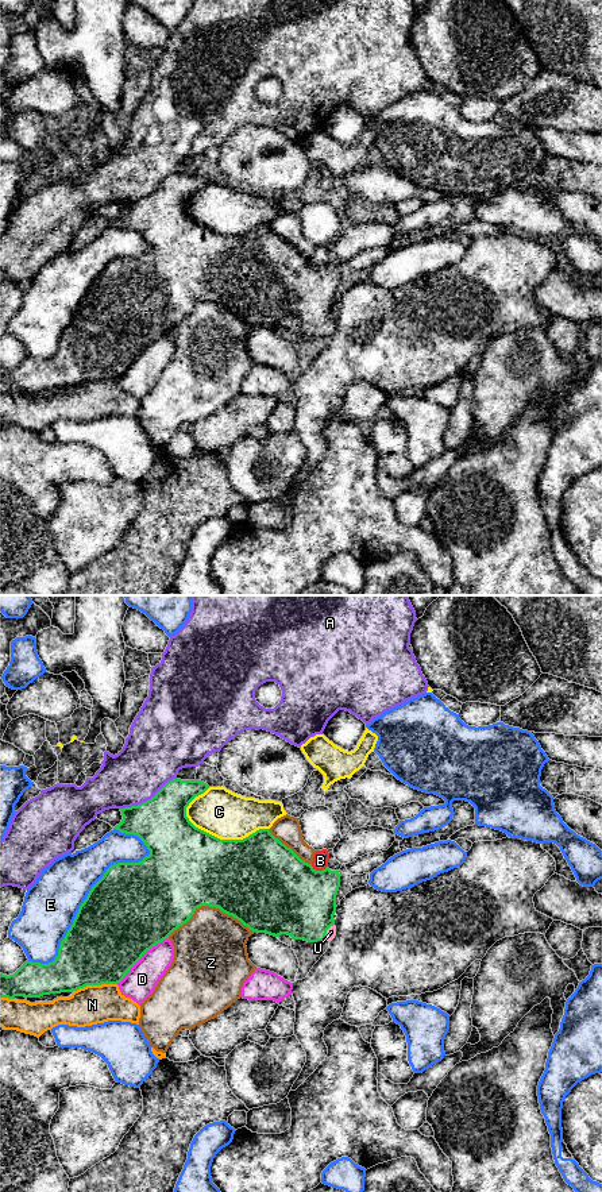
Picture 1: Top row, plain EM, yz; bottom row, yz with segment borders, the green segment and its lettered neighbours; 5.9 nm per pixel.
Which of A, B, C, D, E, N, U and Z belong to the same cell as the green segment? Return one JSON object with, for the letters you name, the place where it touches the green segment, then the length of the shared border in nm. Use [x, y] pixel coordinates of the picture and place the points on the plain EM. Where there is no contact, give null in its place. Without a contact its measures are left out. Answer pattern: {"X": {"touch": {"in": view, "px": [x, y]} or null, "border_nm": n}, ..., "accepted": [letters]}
{"U": {"touch": {"in": "yz", "px": [325, 327]}, "border_nm": 120}, "accepted": ["U"]}

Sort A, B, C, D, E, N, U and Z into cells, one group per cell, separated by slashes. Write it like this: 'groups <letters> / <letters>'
groups A / B / C / D / E / N / U / Z

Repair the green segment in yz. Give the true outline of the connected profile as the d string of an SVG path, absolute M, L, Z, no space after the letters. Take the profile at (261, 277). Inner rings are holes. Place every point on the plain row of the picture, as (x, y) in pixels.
M173 174L151 194L120 204L123 215L113 224L138 231L150 250L139 258L117 258L92 282L80 301L73 320L61 336L53 358L26 356L13 370L0 369L0 393L40 393L50 389L73 387L86 381L117 379L142 351L157 339L169 333L186 319L201 301L220 304L250 325L274 332L288 329L308 337L332 336L336 331L333 310L340 282L339 266L316 266L290 243L275 234L269 224L259 224L243 235L220 235L198 223L186 212L186 202L209 181L201 175Z

